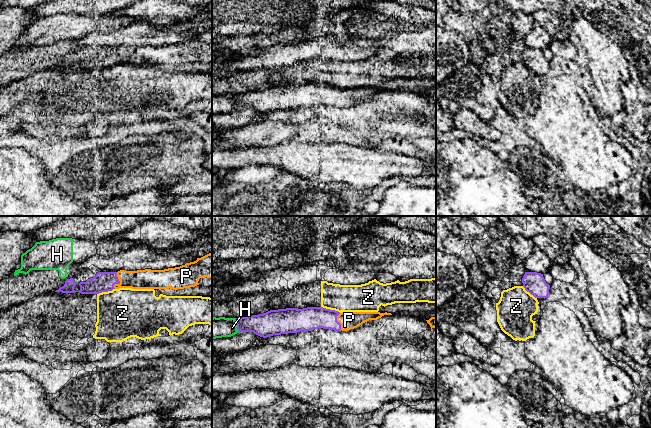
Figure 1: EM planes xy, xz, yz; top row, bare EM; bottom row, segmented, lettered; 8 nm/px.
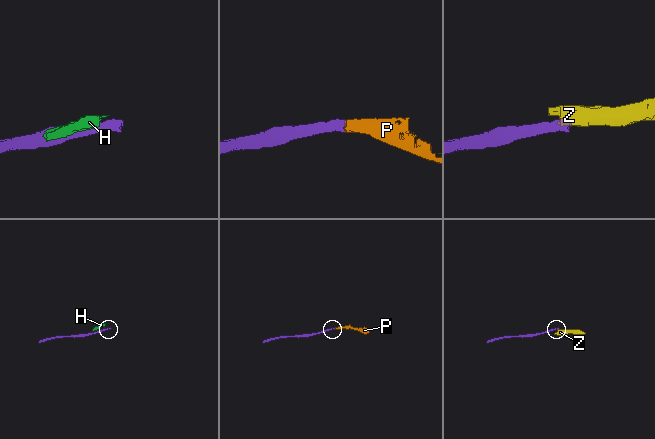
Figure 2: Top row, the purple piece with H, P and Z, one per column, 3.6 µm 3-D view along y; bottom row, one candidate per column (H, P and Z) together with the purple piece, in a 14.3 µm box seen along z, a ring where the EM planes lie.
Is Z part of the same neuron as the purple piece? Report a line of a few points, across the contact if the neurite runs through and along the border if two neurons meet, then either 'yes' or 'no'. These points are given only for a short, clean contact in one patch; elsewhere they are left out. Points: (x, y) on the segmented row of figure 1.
no

